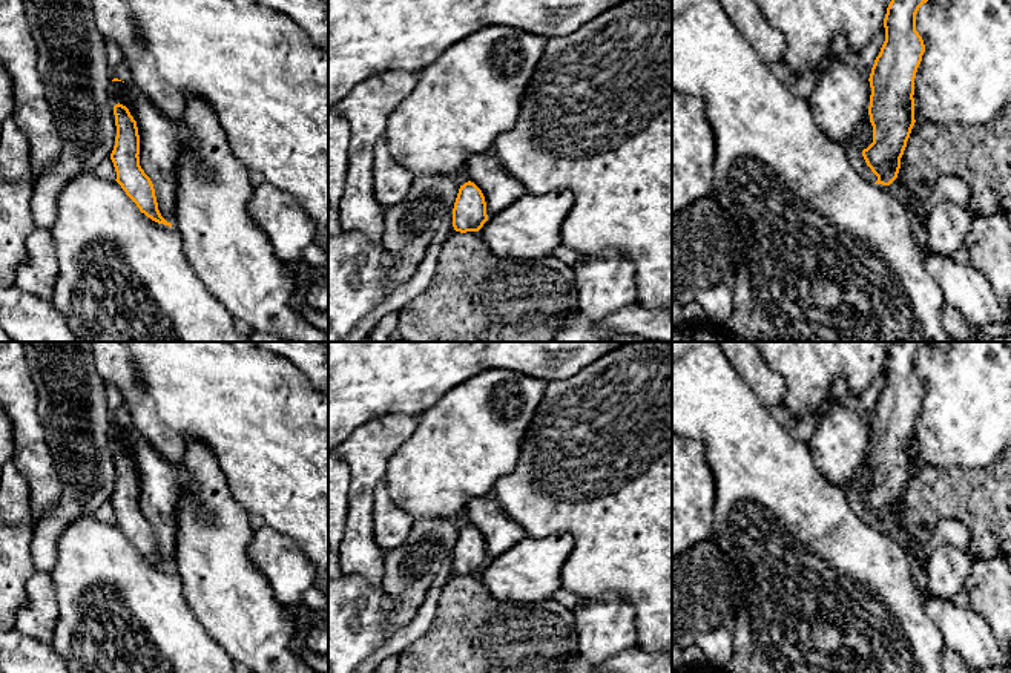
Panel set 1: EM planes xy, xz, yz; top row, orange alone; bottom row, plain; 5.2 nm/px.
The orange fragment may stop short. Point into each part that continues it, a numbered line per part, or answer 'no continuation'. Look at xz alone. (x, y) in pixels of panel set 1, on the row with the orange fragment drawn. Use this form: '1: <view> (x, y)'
no continuation

